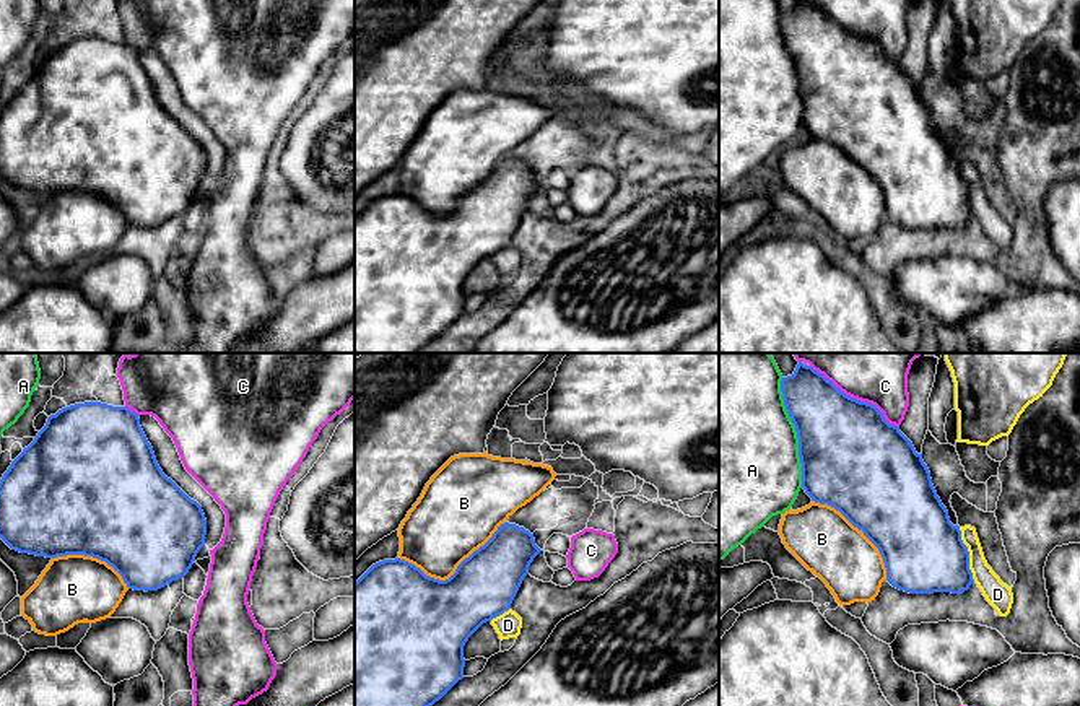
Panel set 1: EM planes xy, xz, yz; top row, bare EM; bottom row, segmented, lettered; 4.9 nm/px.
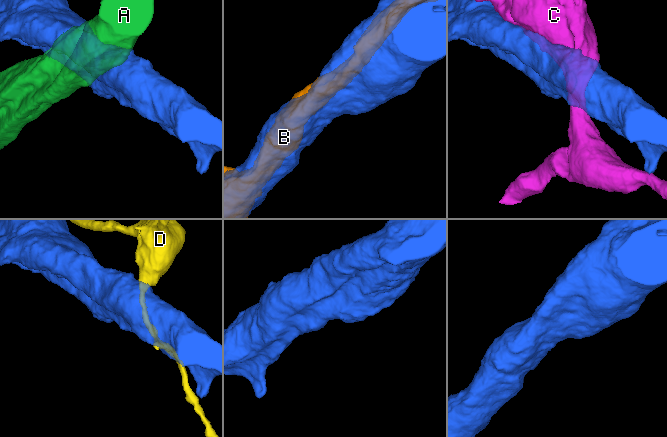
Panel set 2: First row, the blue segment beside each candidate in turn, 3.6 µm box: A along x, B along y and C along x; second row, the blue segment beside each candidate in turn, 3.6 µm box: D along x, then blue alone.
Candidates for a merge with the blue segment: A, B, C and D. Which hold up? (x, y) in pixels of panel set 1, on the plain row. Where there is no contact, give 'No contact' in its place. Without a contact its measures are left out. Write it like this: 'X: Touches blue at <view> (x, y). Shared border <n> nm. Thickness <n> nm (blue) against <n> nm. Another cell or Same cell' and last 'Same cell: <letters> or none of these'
A: Touches blue at yz (797, 69). Shared border 550 nm. Thickness 480 nm (blue) against 480 nm. Another cell
B: Touches blue at xz (454, 209). Shared border 550 nm. Thickness 380 nm (blue) against 380 nm. Same cell
C: Touches blue at yz (856, 34). Shared border 550 nm. Thickness 480 nm (blue) against 220 nm. Another cell
D: Touches blue at yz (968, 191). Shared border 280 nm. Thickness 400 nm (blue) against 120 nm. Another cell
Same cell: B

